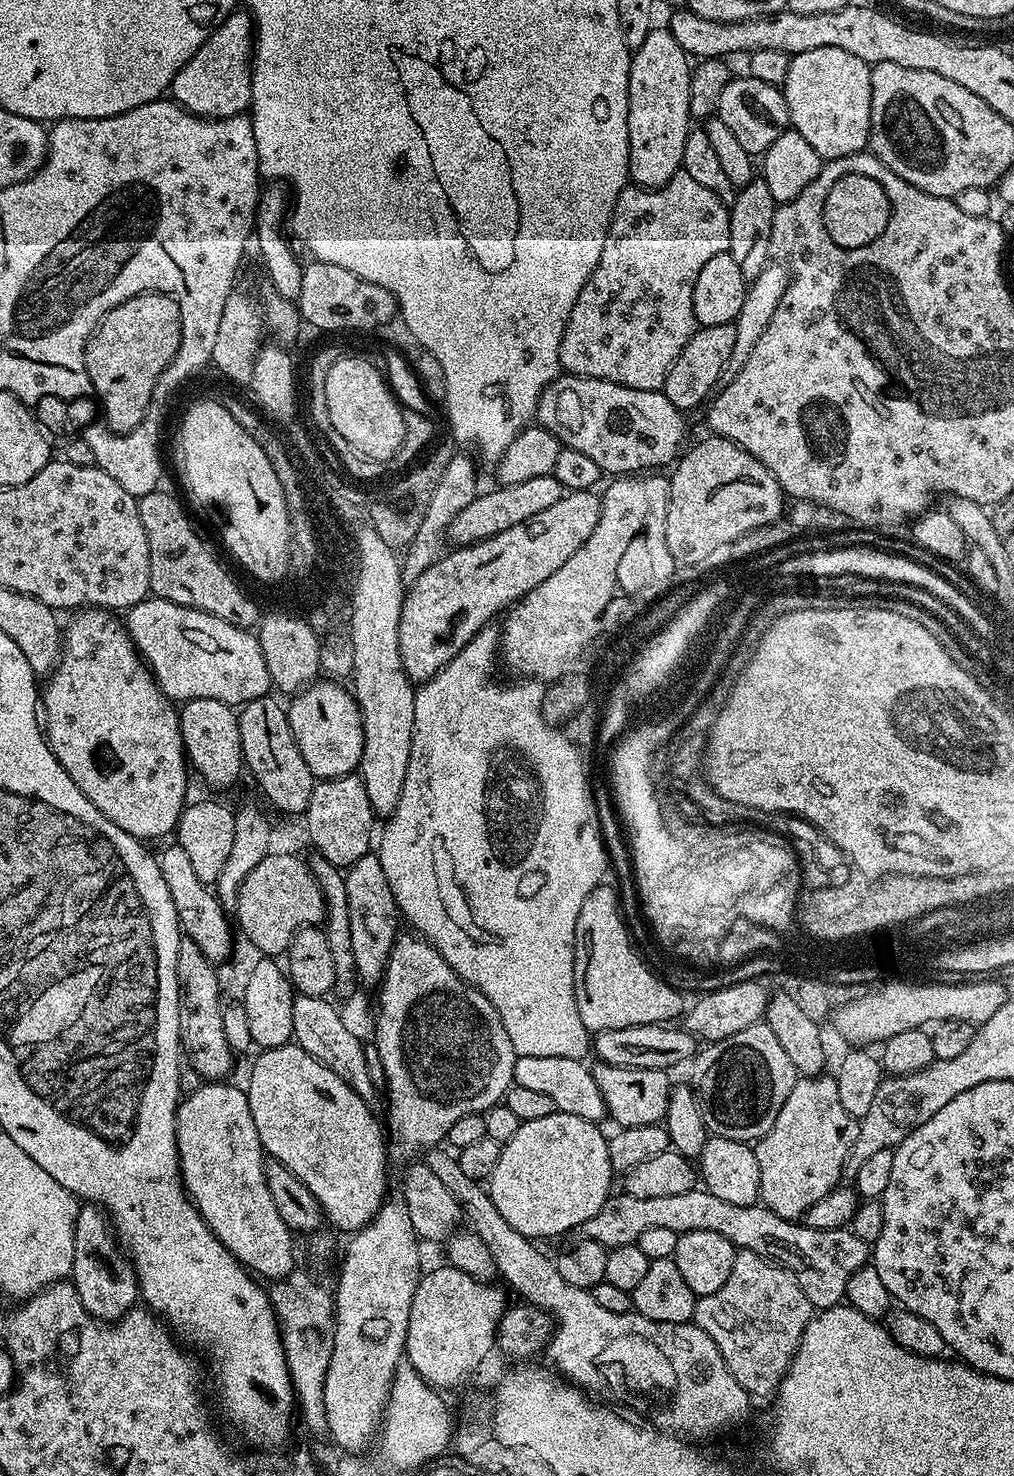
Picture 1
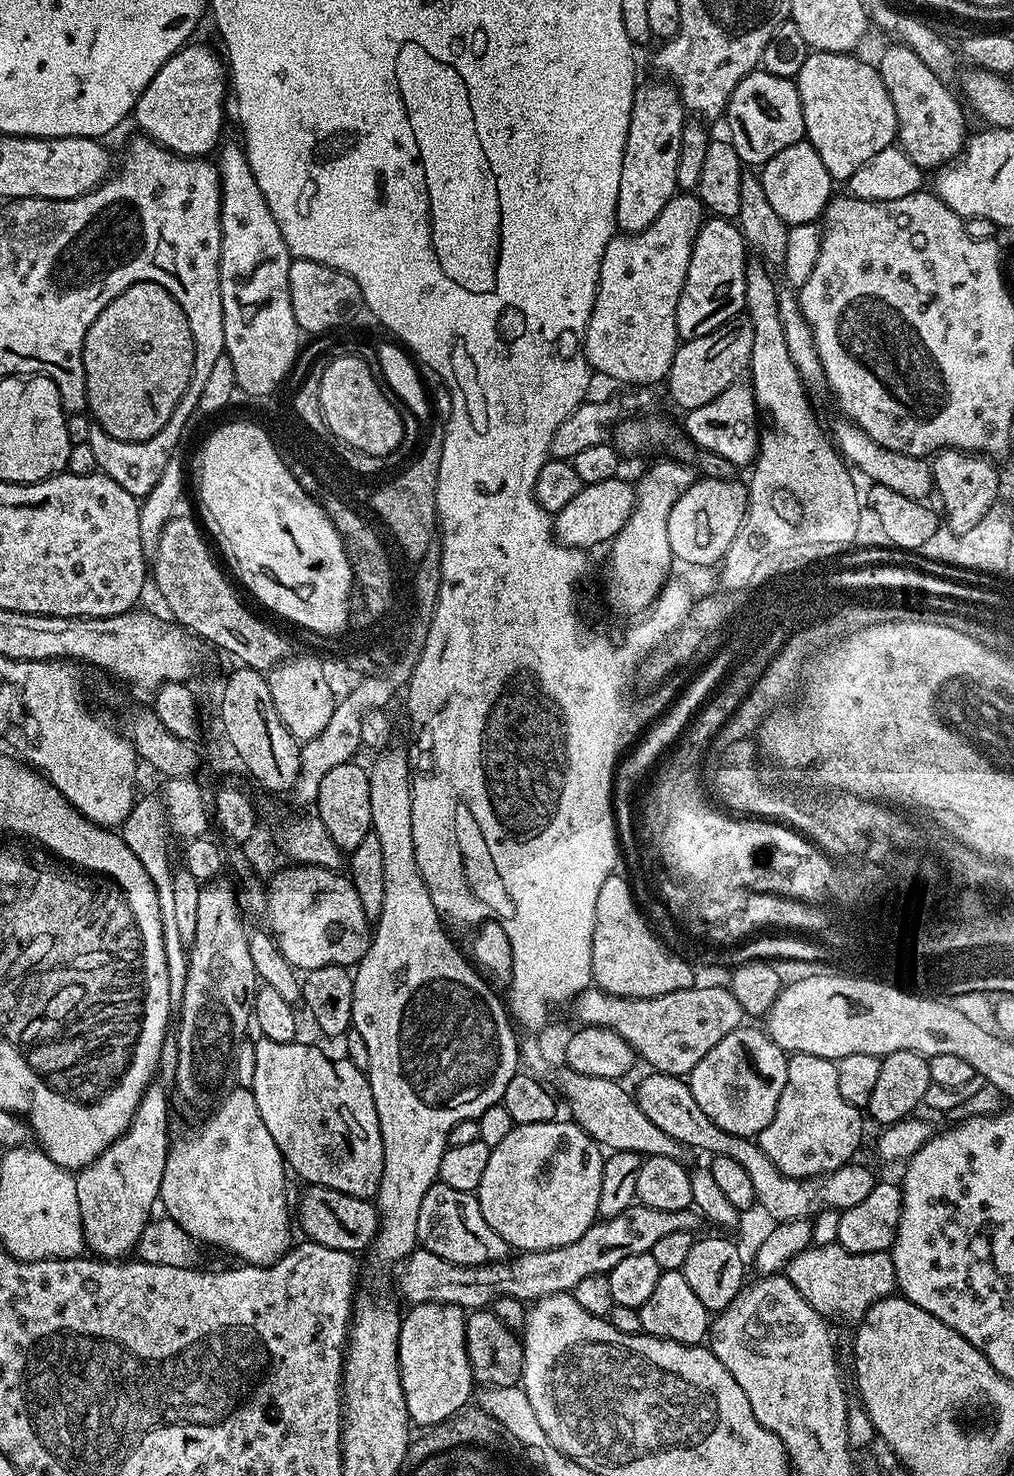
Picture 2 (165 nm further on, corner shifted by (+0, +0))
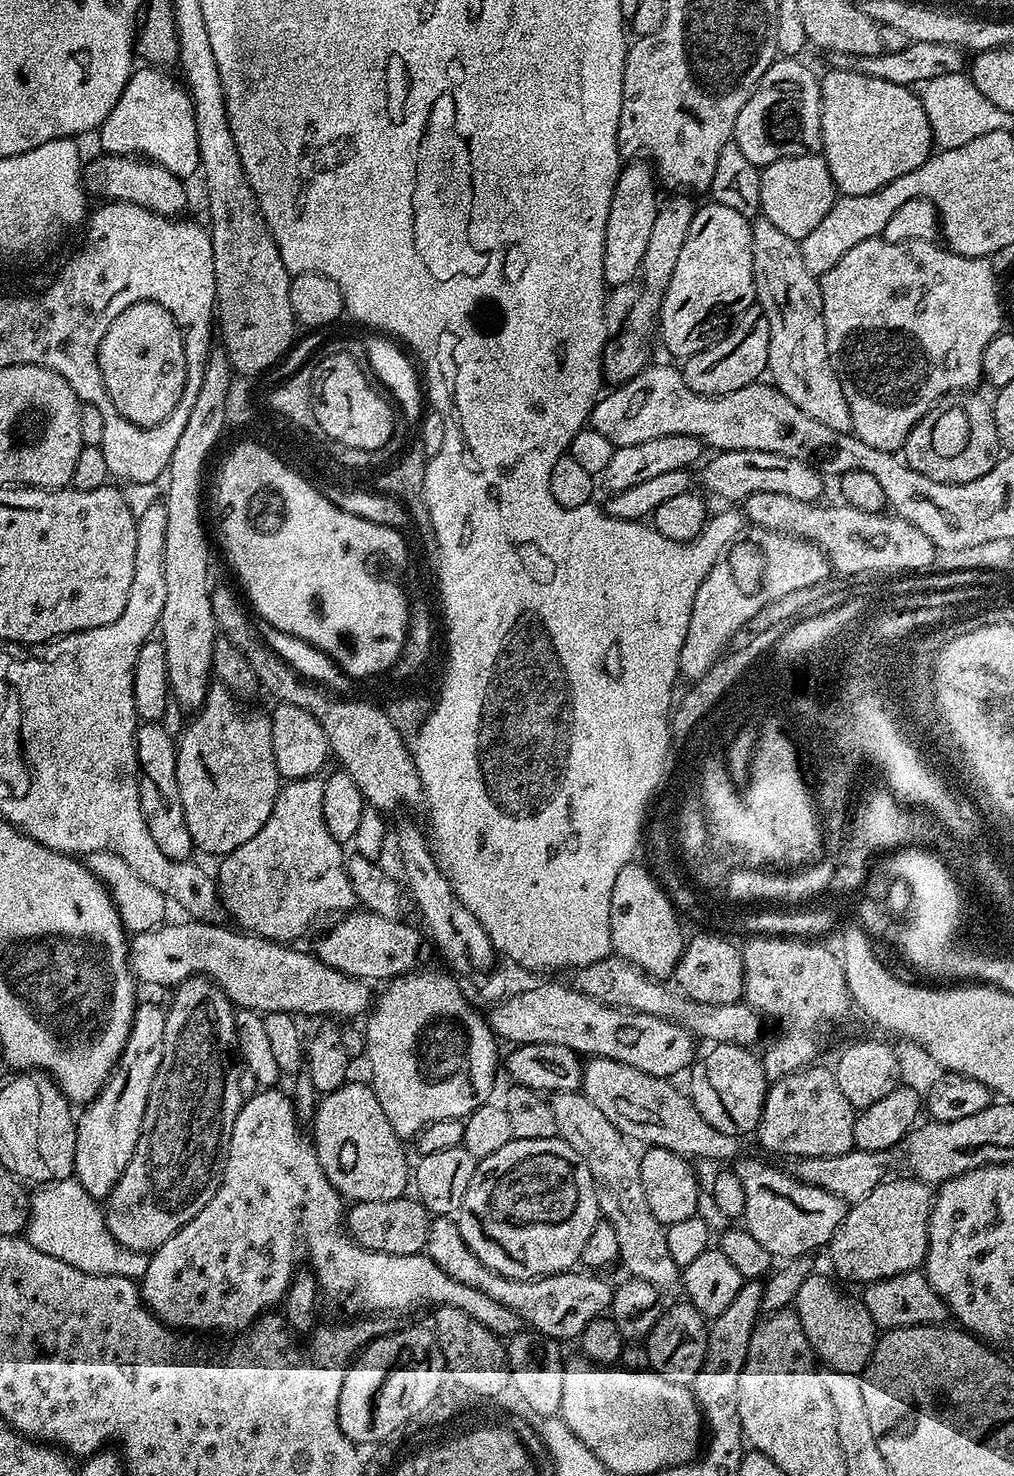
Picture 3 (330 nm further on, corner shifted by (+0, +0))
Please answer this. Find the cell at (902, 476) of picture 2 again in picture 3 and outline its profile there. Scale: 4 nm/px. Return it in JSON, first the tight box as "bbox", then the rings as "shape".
{"bbox":[751,216,852,432],"shape":[[[763,216],[751,221],[752,265],[754,266],[754,282],[757,307],[766,314],[770,322],[770,345],[767,351],[768,376],[773,387],[779,389],[786,398],[798,406],[810,418],[817,418],[824,426],[839,432],[852,429],[852,411],[846,386],[836,373],[832,359],[828,331],[825,326],[824,307],[822,306],[819,279],[810,274],[806,262],[802,259],[799,241],[782,233],[778,226]]]}

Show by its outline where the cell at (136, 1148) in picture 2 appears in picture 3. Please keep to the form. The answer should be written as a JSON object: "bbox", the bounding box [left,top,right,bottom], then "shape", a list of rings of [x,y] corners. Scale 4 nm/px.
{"bbox":[74,1002,166,1201],"shape":[[[140,1002],[136,1005],[136,1013],[132,1019],[132,1029],[126,1038],[126,1046],[116,1059],[108,1081],[100,1087],[94,1099],[83,1105],[76,1121],[76,1141],[74,1142],[74,1178],[91,1194],[92,1199],[103,1201],[112,1192],[112,1187],[126,1170],[130,1158],[134,1154],[134,1146],[138,1146],[138,1134],[142,1126],[142,1114],[146,1114],[146,1098],[150,1098],[150,1086],[154,1086],[154,1074],[158,1074],[158,1062],[162,1062],[162,1046],[166,1030],[165,1009],[156,1002]]]}

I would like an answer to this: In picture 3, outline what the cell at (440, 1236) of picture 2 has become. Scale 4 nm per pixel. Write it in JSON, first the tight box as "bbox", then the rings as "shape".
{"bbox":[426,1218,613,1342],"shape":[[[452,1218],[432,1220],[426,1254],[442,1270],[446,1270],[446,1274],[463,1284],[482,1290],[484,1294],[490,1294],[490,1298],[514,1310],[531,1331],[550,1336],[557,1342],[575,1341],[583,1334],[590,1321],[603,1317],[612,1306],[613,1285],[608,1285],[600,1274],[569,1270],[558,1272],[555,1276],[537,1276],[534,1280],[511,1280],[499,1276],[472,1253],[470,1246],[466,1246],[460,1233],[460,1225]]]}

